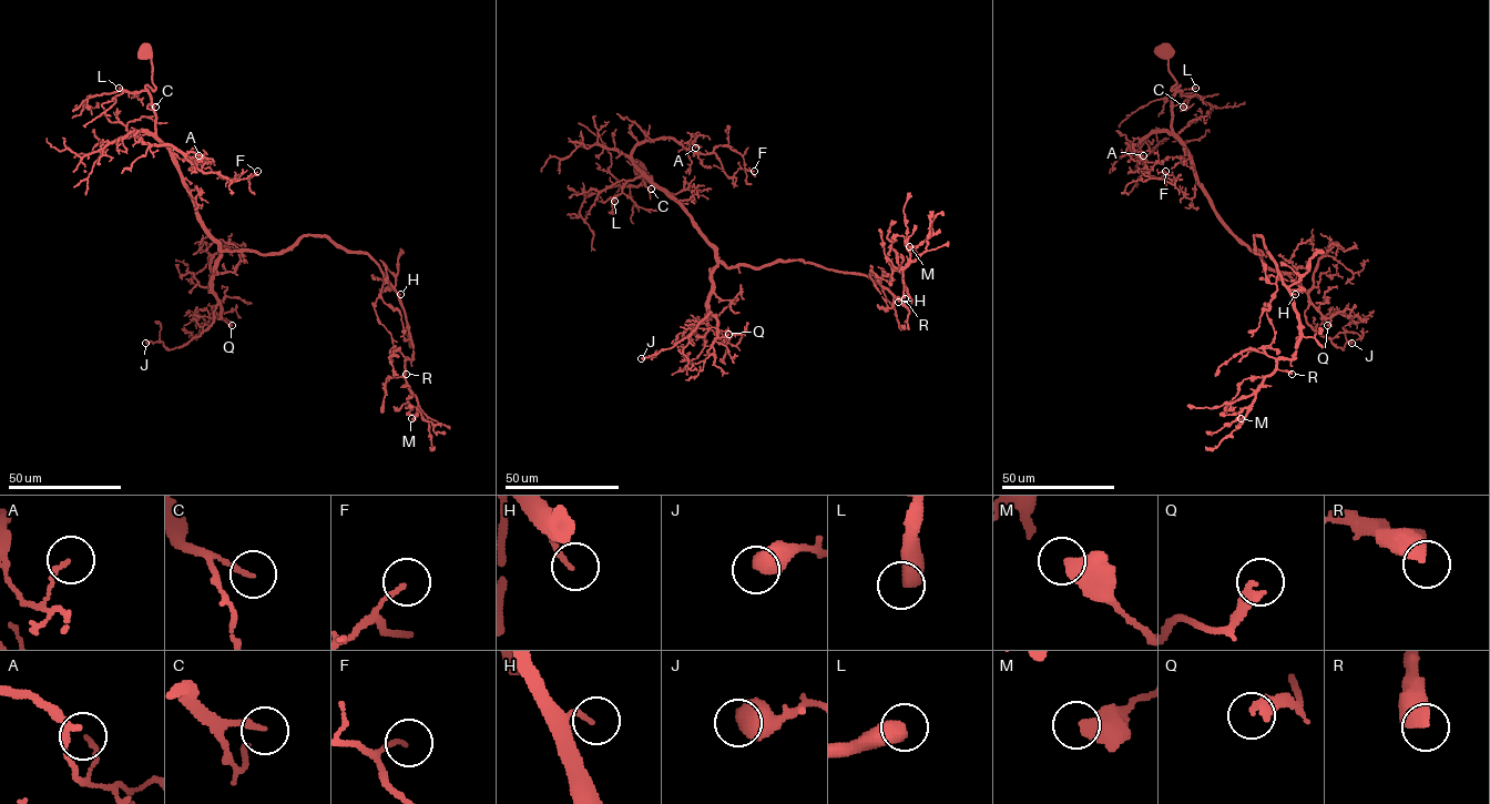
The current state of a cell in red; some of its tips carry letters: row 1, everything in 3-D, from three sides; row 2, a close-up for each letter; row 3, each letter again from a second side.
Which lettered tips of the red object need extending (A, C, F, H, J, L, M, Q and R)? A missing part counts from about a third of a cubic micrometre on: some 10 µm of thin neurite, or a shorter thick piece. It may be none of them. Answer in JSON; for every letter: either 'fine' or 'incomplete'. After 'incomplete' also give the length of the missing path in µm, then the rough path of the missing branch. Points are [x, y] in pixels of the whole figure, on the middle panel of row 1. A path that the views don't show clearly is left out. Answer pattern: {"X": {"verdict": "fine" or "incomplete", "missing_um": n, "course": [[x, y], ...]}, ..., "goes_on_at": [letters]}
{"A": {"verdict": "fine"}, "C": {"verdict": "fine"}, "F": {"verdict": "fine"}, "H": {"verdict": "incomplete", "missing_um": 5}, "J": {"verdict": "fine"}, "L": {"verdict": "incomplete", "missing_um": 25, "course": [[614, 201], [616, 232], [610, 235]]}, "M": {"verdict": "fine"}, "Q": {"verdict": "fine"}, "R": {"verdict": "fine"}, "goes_on_at": ["H", "L"]}

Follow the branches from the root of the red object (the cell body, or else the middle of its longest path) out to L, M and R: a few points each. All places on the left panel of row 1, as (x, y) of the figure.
L: (144, 52), (151, 60), (155, 90), (145, 85), (141, 92), (125, 92), (119, 88)
M: (144, 52), (156, 135), (222, 251), (278, 254), (323, 235), (378, 266), (374, 309), (405, 357), (411, 418)
R: (144, 52), (156, 135), (217, 247), (278, 254), (323, 235), (365, 252), (383, 274), (374, 309), (406, 374)

